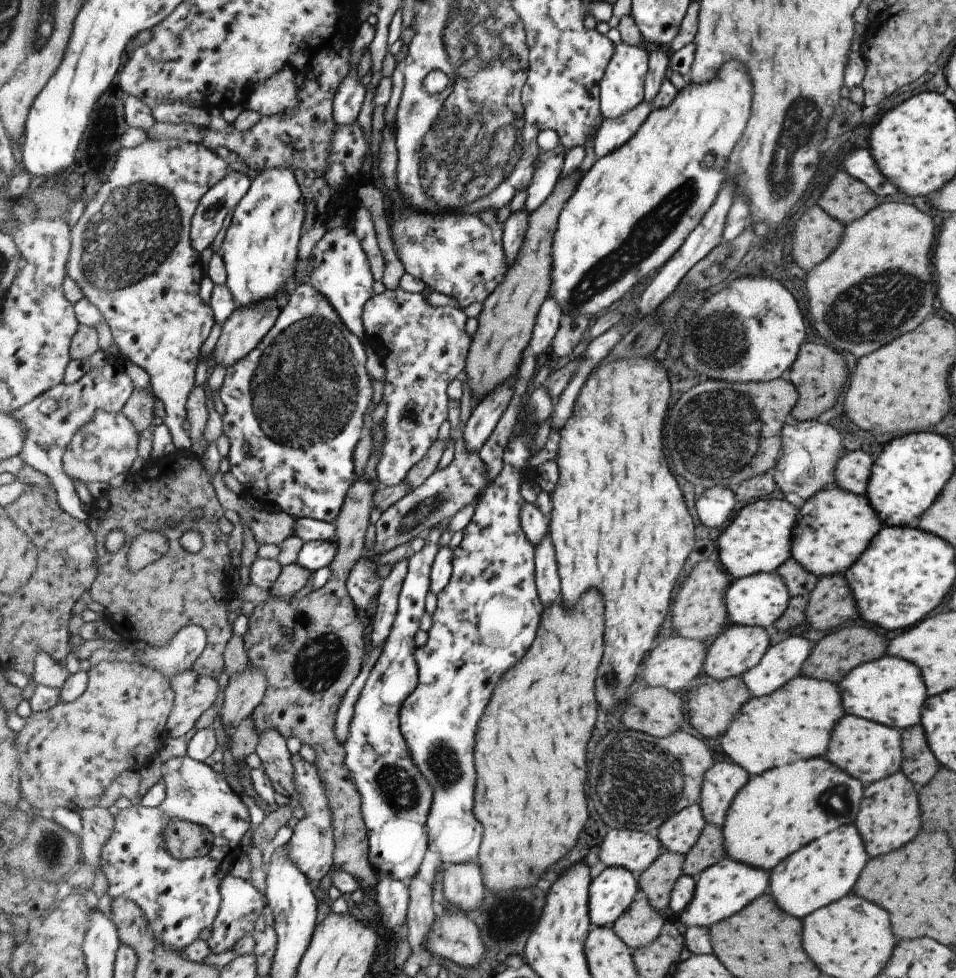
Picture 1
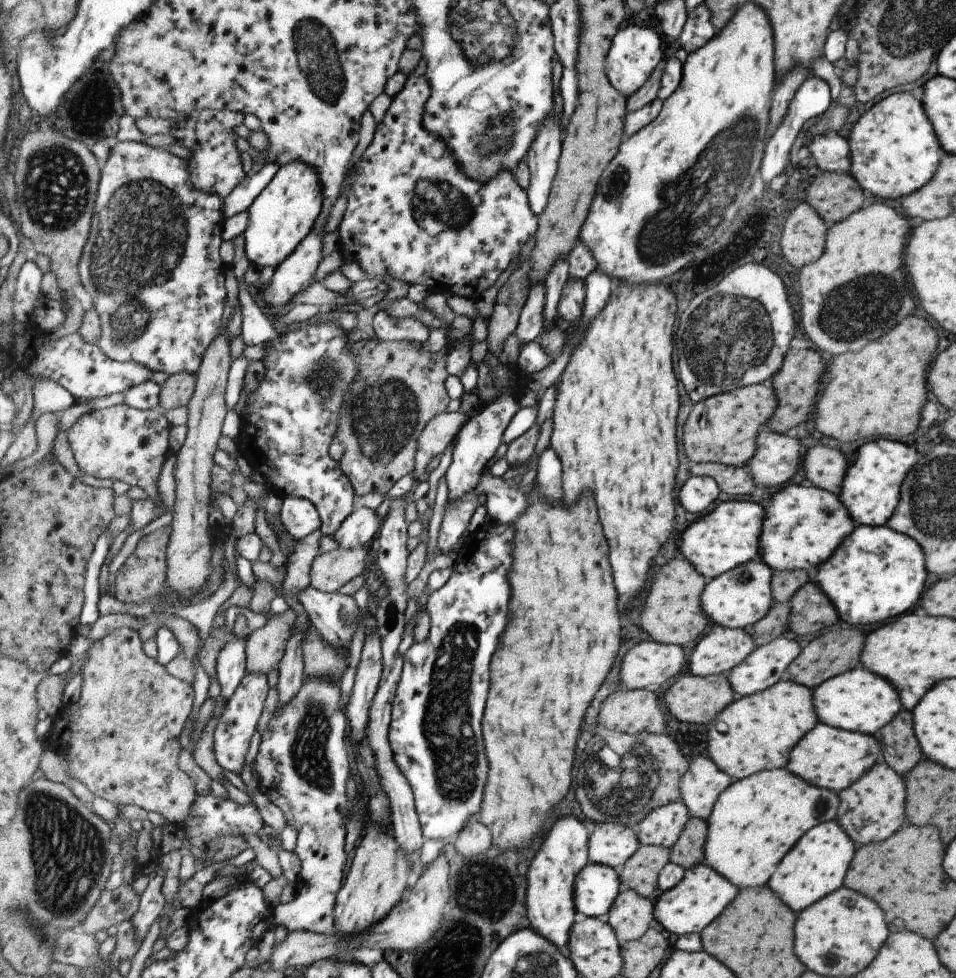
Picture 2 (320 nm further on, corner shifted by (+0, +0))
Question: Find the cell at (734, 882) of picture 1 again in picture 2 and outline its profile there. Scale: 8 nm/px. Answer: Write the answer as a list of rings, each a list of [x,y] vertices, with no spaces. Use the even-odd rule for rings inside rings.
[[[705,862],[686,869],[683,880],[674,889],[665,891],[657,898],[655,923],[677,937],[689,933],[701,934],[737,896],[737,888],[721,878],[717,872]]]

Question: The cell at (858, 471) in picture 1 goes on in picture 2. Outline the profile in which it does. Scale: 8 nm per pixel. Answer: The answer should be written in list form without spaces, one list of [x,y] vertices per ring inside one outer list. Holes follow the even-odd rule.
[[[813,446],[808,448],[800,463],[804,478],[813,486],[838,495],[845,474],[846,459],[839,454],[839,450],[828,446]]]

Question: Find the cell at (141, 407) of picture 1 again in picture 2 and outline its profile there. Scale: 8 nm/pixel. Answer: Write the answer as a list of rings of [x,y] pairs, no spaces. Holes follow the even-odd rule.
[[[192,372],[175,373],[162,385],[161,408],[169,410],[189,404],[196,391],[198,375]]]

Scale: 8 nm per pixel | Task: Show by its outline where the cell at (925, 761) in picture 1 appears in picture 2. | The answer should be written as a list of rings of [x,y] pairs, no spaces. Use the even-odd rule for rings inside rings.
[[[901,708],[887,724],[876,730],[874,736],[879,743],[881,760],[902,778],[923,758],[912,724],[912,711]]]

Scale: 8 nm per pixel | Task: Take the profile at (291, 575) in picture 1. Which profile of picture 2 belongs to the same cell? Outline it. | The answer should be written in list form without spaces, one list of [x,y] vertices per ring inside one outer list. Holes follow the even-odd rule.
[[[355,547],[354,549],[337,548],[330,553],[321,553],[312,566],[312,587],[323,592],[332,593],[341,591],[354,578],[365,574],[370,568],[372,552],[366,547]]]

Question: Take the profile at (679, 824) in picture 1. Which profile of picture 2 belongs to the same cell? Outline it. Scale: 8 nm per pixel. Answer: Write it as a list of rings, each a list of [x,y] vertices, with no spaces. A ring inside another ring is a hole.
[[[682,800],[659,807],[637,826],[638,839],[643,845],[671,848],[682,836],[690,818],[690,810]]]

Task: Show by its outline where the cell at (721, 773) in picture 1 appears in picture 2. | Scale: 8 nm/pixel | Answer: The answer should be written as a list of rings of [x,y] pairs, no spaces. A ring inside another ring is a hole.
[[[698,756],[692,759],[689,765],[689,770],[683,775],[680,784],[681,800],[690,810],[690,816],[707,821],[714,809],[715,802],[719,800],[719,794],[721,794],[732,781],[733,779],[730,775],[727,776],[726,772],[719,770],[719,766],[711,760],[711,757]]]

